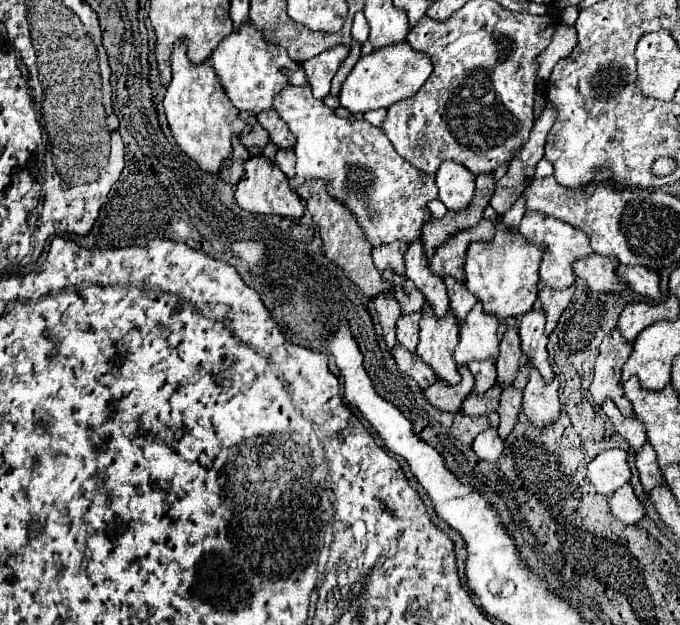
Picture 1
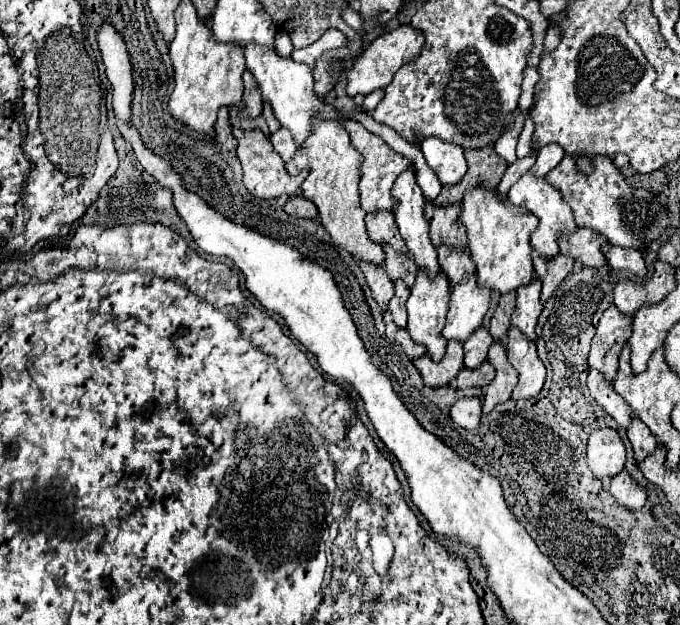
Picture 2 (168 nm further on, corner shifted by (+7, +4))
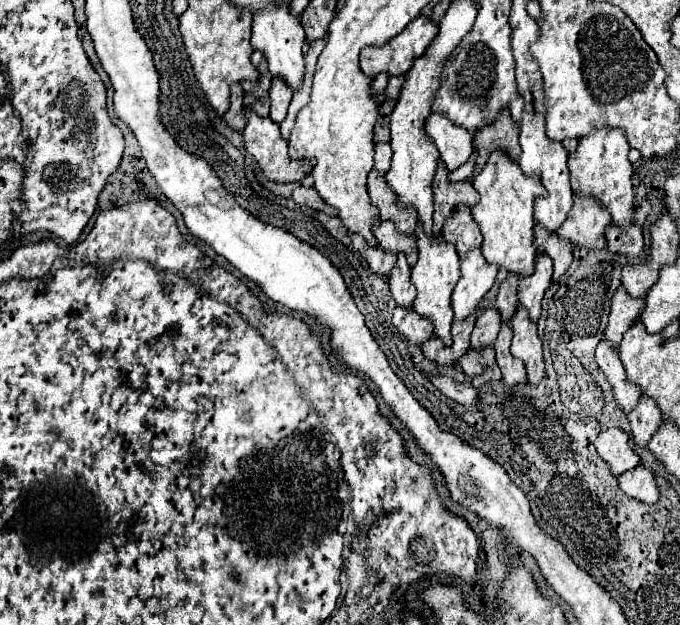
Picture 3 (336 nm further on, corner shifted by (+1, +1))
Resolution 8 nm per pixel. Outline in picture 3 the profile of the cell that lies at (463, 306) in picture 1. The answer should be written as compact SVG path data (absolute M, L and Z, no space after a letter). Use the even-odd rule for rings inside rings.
M457 205L453 213L449 213L443 225L443 237L457 247L459 257L465 257L465 253L479 247L483 241L481 231L465 205Z

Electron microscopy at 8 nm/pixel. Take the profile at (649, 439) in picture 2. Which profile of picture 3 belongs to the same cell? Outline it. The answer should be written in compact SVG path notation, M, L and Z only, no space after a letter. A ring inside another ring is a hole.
M641 395L639 403L627 413L627 419L631 423L633 441L645 447L657 431L657 425L661 425L661 411L657 409L657 401L647 395Z

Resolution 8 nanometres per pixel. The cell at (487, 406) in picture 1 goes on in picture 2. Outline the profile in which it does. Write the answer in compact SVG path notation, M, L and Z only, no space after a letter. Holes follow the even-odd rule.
M483 362L477 370L467 370L463 368L459 372L459 378L455 378L455 388L457 390L467 390L467 388L485 388L491 384L495 376L495 368L489 362Z

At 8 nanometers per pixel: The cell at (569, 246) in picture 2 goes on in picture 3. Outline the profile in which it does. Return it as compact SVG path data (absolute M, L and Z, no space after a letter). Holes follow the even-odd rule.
M575 197L575 205L569 211L563 225L557 229L557 235L583 245L587 249L607 247L605 227L611 221L611 213L595 197Z

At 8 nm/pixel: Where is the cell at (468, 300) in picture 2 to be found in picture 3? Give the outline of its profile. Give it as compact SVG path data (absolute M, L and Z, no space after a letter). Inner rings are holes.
M471 249L461 259L461 277L451 295L455 319L465 319L469 313L479 311L479 303L493 287L497 265L491 265L481 255L481 249Z

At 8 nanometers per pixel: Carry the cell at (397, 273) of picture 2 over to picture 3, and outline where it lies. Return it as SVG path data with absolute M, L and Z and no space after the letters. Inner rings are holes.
M377 221L373 225L373 233L375 233L381 249L389 249L393 253L403 251L407 255L409 265L413 265L417 261L417 239L413 235L399 233L397 227L393 225L393 221Z

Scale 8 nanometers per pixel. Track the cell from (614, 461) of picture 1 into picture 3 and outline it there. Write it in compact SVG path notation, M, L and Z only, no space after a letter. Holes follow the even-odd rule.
M607 429L601 431L599 437L595 439L597 453L601 459L609 465L613 477L619 477L621 473L637 467L641 459L637 453L629 447L629 435L621 429Z

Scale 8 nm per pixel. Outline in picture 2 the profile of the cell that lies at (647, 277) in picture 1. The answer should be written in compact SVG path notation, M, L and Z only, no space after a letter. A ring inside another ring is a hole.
M607 244L603 250L607 264L613 270L627 270L633 272L639 278L647 276L647 268L645 268L645 260L643 260L643 252L639 250L625 250L621 246L611 246Z

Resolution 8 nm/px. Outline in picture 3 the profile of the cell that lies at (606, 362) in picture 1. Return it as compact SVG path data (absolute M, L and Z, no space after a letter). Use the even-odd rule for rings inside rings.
M619 287L611 299L611 315L605 331L605 339L613 347L619 347L623 333L633 325L645 309L645 297L631 297L625 287Z

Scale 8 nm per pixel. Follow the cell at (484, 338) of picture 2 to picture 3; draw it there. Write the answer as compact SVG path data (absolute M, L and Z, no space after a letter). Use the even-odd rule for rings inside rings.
M495 307L489 309L481 309L477 315L477 323L475 329L471 333L471 347L481 349L485 345L491 345L499 333L501 327L501 315Z

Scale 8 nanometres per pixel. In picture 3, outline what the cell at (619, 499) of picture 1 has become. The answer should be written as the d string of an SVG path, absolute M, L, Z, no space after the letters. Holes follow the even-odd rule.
M643 465L619 475L619 485L621 485L623 493L627 493L629 497L635 497L643 503L653 505L659 501L659 487L655 483L655 477L653 477L651 469L643 467Z

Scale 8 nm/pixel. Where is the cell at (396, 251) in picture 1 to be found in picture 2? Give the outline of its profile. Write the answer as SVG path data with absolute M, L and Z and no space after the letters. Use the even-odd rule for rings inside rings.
M367 214L367 234L375 244L389 244L395 252L407 254L403 238L399 238L399 230L393 214Z

